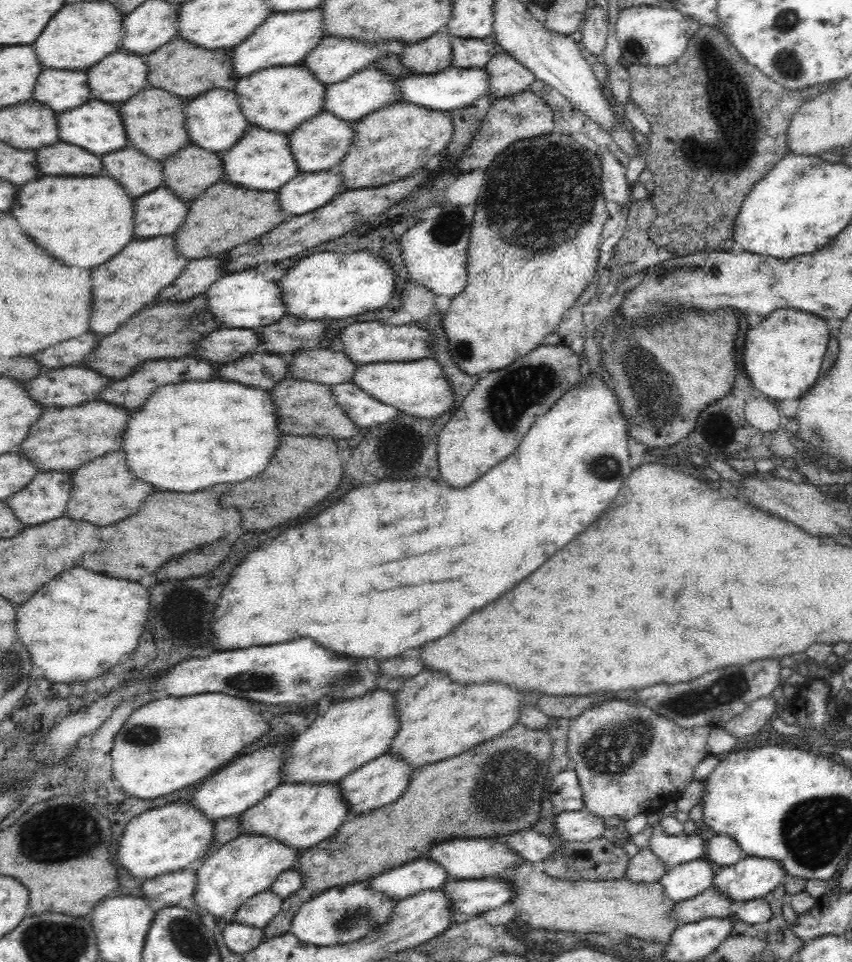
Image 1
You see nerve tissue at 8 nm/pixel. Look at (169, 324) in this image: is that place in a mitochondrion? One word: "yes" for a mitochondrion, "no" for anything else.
yes

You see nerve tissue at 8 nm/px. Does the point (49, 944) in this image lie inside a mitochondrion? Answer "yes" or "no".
yes

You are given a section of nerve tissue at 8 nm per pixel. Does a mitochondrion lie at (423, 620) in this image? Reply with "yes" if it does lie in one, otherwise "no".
no

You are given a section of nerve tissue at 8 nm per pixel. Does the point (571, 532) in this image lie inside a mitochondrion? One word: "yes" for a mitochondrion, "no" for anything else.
no

